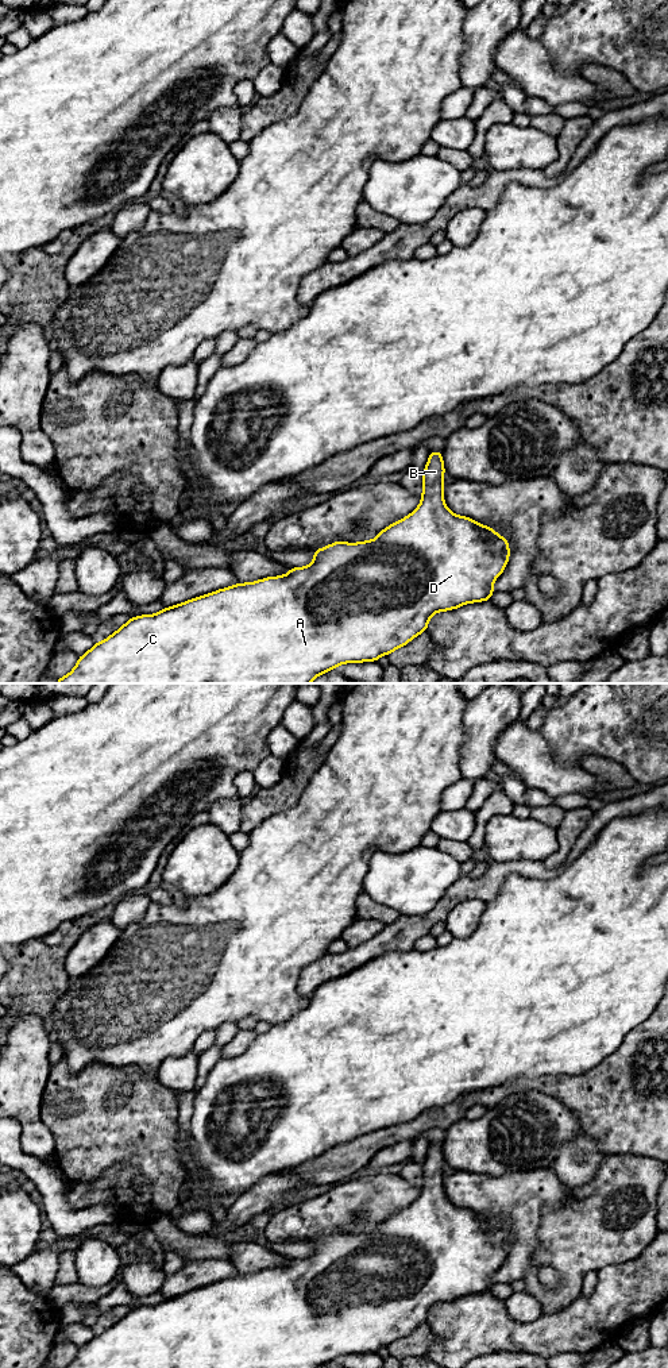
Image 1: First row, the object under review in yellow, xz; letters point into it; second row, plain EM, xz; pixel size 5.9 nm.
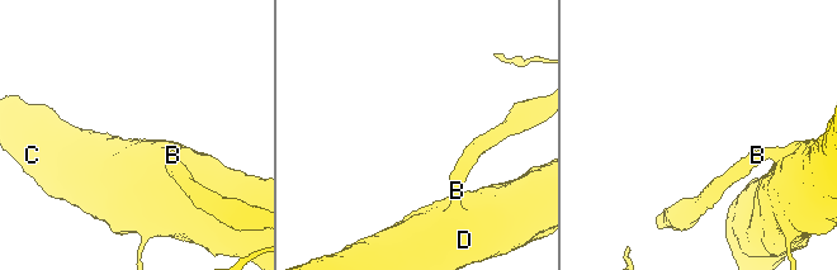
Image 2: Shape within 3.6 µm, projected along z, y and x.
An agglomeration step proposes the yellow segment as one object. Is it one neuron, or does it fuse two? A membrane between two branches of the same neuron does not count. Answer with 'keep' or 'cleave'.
keep

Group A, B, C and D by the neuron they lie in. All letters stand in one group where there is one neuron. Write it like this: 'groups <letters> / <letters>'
groups A B C D

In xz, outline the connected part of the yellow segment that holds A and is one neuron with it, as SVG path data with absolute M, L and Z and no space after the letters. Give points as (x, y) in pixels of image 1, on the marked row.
M432 451L422 473L420 505L406 517L390 524L372 540L345 543L341 540L312 551L314 559L309 566L291 567L285 575L267 577L255 582L228 586L182 604L162 609L155 614L131 617L115 633L78 656L74 668L57 683L310 683L318 675L329 673L344 663L377 662L381 656L406 646L420 633L426 632L430 617L437 612L457 609L464 604L491 600L494 581L503 573L510 558L509 542L491 527L470 517L451 512L444 502L445 474L441 451Z

